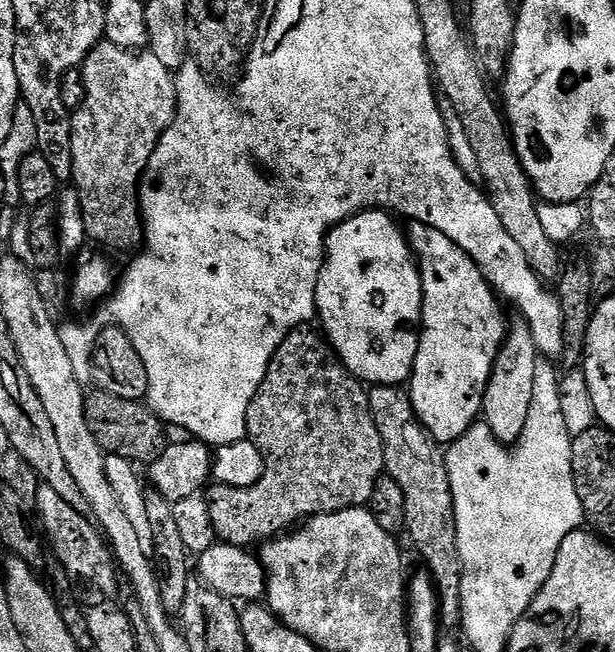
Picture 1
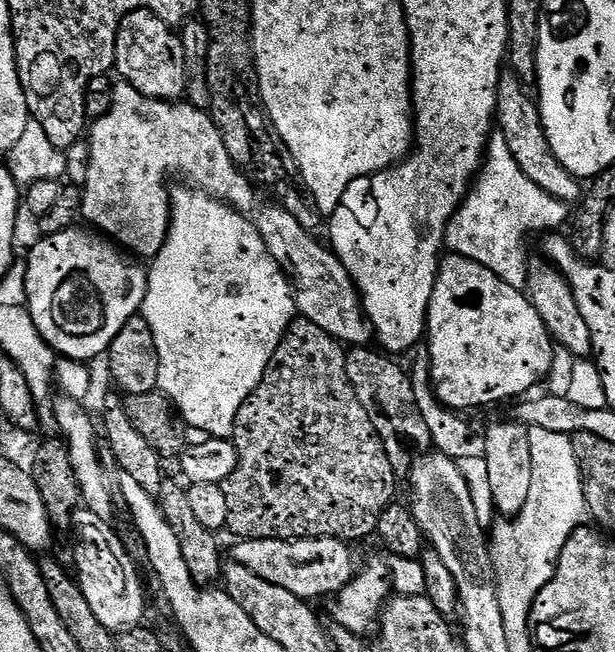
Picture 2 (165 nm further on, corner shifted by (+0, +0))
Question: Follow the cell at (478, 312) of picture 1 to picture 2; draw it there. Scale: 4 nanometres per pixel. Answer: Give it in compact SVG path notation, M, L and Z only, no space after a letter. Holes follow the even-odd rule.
M455 254L445 255L443 259L441 259L440 267L436 269L436 281L434 282L434 290L430 294L430 306L428 307L426 343L429 348L429 356L432 359L432 387L435 388L435 396L446 409L451 410L484 408L487 404L500 404L503 400L512 399L512 401L515 401L517 398L528 394L523 394L523 392L530 391L539 380L540 383L547 381L554 347L554 341L552 337L549 336L546 326L542 322L542 318L538 318L538 310L534 310L534 306L529 302L527 295L525 295L521 289L510 286L506 282L502 282L502 278L498 278L498 274L486 270L486 266L482 266L478 262L474 262L465 256L458 256Z

